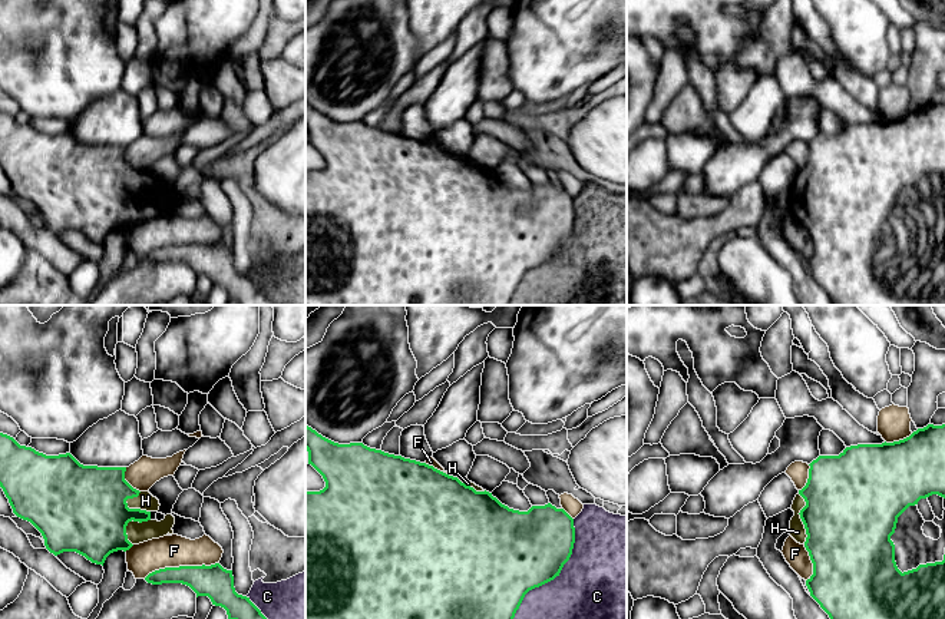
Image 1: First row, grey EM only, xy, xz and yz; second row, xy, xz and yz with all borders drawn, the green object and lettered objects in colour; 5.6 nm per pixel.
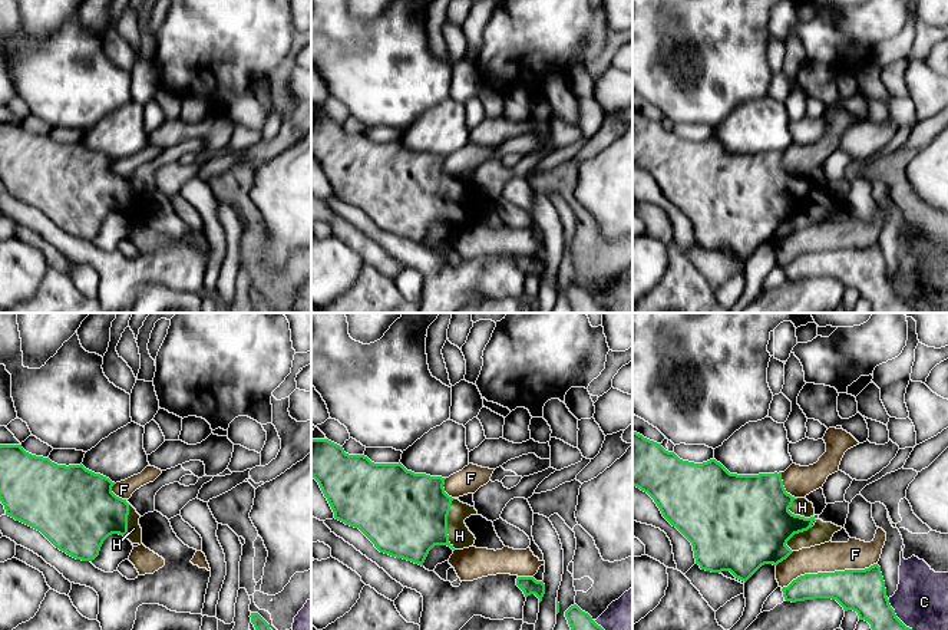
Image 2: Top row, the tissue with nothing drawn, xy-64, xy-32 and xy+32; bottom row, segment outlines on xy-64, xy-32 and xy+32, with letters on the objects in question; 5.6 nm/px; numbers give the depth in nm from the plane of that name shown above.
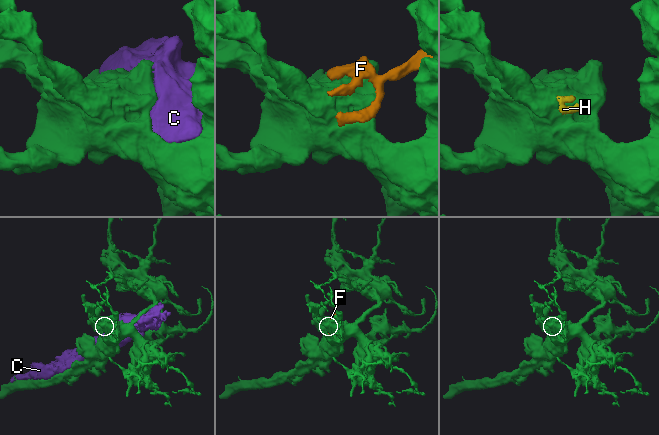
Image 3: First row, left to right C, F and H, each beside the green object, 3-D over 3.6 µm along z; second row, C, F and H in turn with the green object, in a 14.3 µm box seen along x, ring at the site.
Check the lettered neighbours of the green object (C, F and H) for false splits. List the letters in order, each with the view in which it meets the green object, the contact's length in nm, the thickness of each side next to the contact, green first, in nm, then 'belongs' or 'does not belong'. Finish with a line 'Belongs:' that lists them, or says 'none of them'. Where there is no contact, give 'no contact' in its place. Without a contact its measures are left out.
C: meets green in xz; contact 650 nm long; 440 nm thick on the green side, 440 nm on the other; does not belong
F: meets green in xy; contact 440 nm long; 190 nm thick on the green side, 180 nm on the other; does not belong
H: meets green in yz; contact 300 nm long; 460 nm thick on the green side, 90 nm on the other; belongs
Belongs: H

